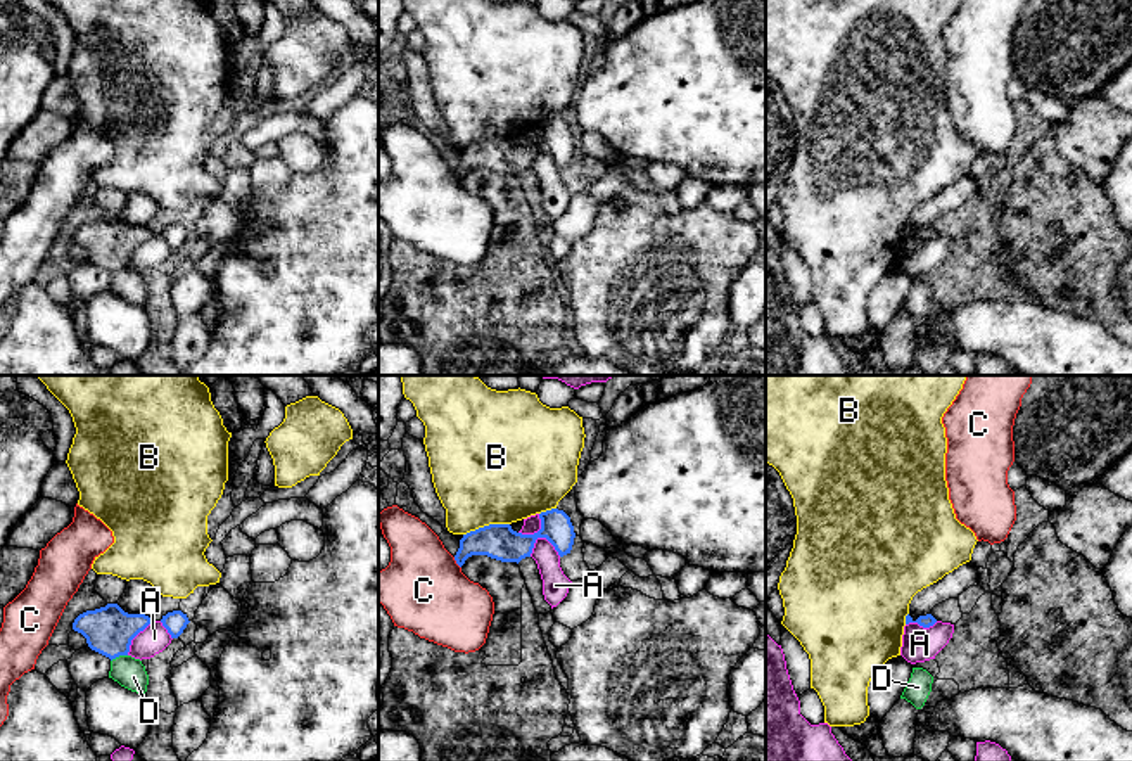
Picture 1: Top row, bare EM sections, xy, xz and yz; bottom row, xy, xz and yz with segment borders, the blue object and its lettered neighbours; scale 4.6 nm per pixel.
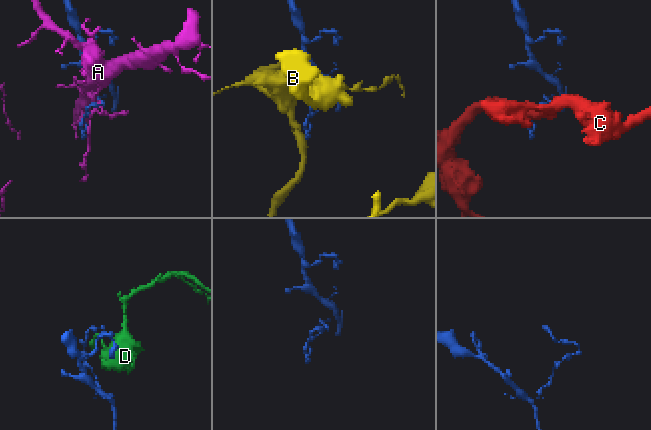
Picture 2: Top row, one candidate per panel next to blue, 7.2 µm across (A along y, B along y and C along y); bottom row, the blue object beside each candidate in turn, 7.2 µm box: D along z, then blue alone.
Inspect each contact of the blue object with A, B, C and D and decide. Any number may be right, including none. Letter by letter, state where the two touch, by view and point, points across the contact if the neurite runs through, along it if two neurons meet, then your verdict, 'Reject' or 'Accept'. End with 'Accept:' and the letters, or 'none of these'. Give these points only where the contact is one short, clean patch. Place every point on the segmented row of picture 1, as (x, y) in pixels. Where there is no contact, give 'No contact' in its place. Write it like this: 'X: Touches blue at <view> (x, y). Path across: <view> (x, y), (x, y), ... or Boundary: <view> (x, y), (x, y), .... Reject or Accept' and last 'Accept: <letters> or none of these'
A: Touches blue at xz (543, 537). Boundary: xz (529, 554), (534, 542), (545, 538), (560, 556). Reject
B: Touches blue at xz (486, 526). Reject
C: Touches blue at xz (457, 562). Boundary: xz (453, 557), (460, 568). Reject
D: Touches blue at xy (118, 656). Boundary: xy (127, 654), (120, 654), (111, 661). Reject
Accept: none of these

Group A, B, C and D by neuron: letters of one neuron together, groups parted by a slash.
A / B / C / D

